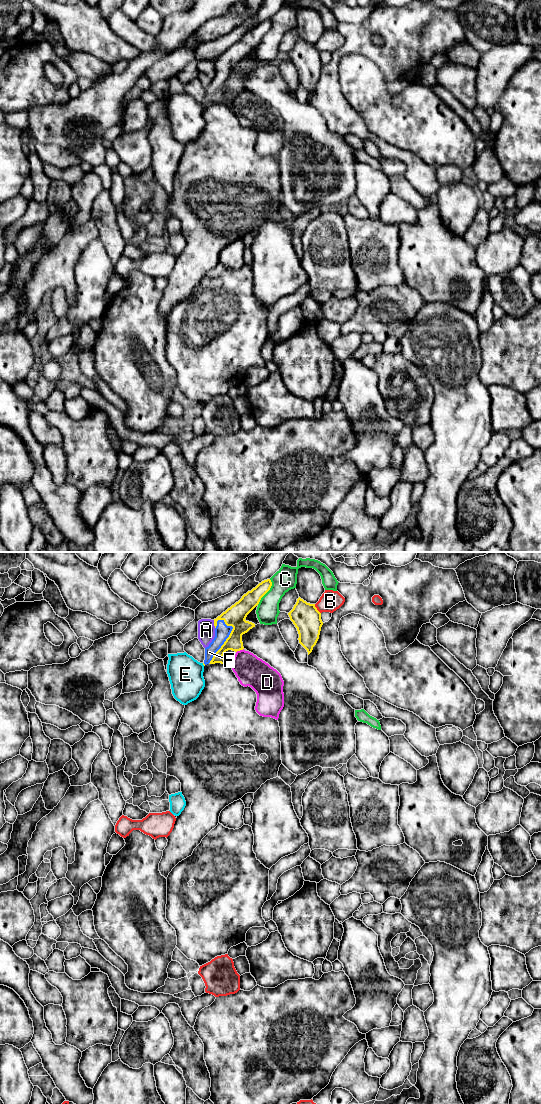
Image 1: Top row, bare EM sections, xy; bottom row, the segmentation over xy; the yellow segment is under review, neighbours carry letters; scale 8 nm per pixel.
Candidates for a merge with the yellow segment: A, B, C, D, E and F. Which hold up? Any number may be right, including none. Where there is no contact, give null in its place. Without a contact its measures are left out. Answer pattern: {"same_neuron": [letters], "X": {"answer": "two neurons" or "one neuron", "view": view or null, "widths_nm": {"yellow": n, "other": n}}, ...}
{"same_neuron": ["F"], "A": {"answer": "two neurons", "view": "xy", "widths_nm": {"yellow": 170, "other": 140}}, "B": {"answer": "two neurons", "view": "xy", "widths_nm": {"yellow": 220, "other": 170}}, "C": {"answer": "two neurons", "view": "xy", "widths_nm": {"yellow": 140, "other": 180}}, "D": {"answer": "two neurons", "view": "xy", "widths_nm": {"yellow": 140, "other": 240}}, "E": {"answer": "two neurons", "view": "xy", "widths_nm": {"yellow": 20, "other": 280}}, "F": {"answer": "one neuron", "view": "xy", "widths_nm": {"yellow": 170, "other": 120}}}

